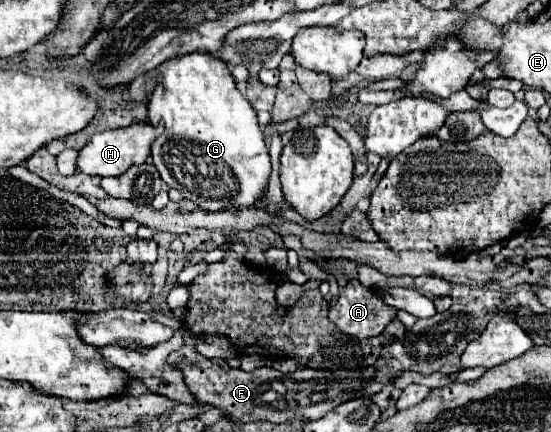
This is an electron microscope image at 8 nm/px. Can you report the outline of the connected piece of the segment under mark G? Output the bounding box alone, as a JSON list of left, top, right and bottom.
[147,52,271,212]

